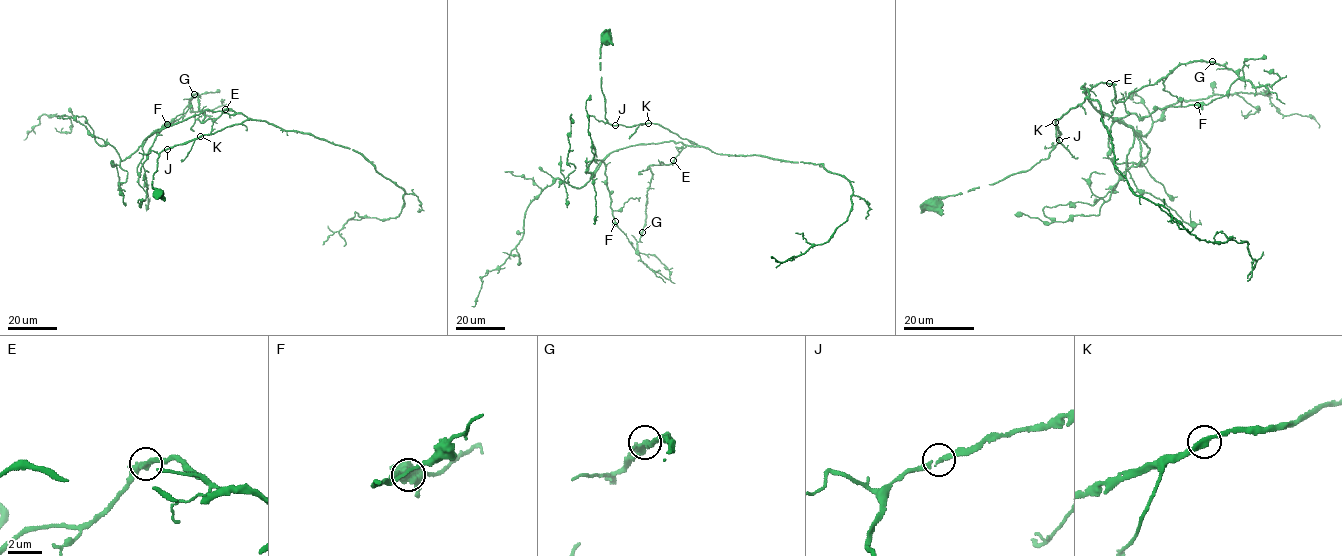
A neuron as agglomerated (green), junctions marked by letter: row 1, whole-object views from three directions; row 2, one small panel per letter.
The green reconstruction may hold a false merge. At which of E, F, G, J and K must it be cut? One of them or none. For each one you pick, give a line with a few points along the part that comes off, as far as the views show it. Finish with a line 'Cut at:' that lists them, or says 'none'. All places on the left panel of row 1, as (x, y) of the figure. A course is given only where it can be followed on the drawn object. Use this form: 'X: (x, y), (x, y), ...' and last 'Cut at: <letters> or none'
Cut at: none

